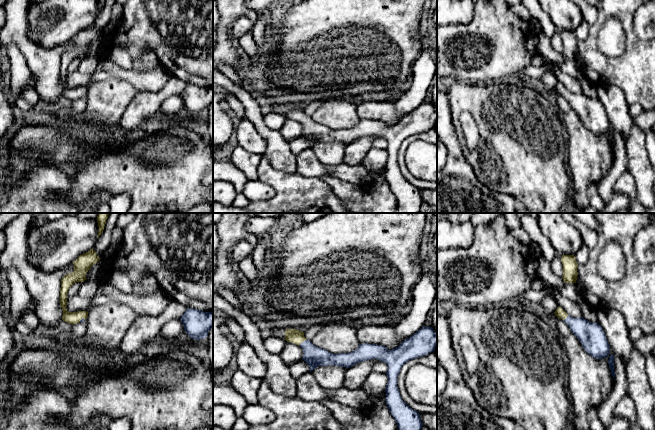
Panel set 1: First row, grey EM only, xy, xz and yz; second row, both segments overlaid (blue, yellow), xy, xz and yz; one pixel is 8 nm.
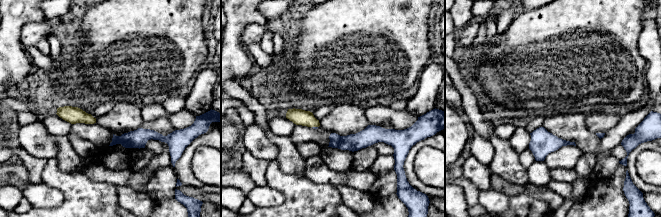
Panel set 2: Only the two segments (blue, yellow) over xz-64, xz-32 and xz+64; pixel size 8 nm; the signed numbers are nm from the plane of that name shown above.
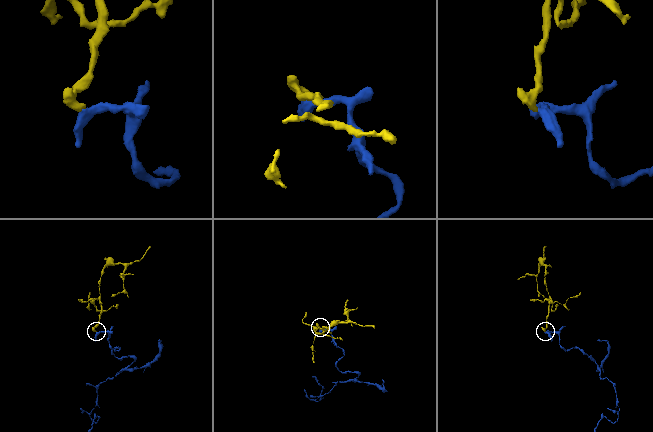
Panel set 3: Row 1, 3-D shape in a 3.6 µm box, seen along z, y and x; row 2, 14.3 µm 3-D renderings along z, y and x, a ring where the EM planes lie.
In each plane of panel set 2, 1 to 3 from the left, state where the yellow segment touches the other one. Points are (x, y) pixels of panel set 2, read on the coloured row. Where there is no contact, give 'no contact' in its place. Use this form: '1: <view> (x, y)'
1: no contact
2: xz-32 (314, 127)
3: no contact

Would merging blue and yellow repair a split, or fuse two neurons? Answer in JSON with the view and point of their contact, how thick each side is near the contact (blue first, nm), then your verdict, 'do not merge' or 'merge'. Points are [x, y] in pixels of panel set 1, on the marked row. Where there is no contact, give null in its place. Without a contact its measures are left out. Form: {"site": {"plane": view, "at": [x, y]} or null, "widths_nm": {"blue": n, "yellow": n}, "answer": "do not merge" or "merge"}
{"site": {"plane": "xz", "at": [302, 342]}, "widths_nm": {"blue": 160, "yellow": 110}, "answer": "merge"}

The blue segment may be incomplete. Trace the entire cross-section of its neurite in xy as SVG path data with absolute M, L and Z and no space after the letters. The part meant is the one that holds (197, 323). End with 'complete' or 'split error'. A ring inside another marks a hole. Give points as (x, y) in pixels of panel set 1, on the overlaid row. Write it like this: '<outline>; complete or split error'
M187 308L180 318L185 332L193 339L200 340L207 337L213 327L213 312L203 312Z; complete

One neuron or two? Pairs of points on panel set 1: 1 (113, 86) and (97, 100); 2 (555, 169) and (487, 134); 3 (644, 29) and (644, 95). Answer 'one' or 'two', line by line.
1: one
2: one
3: two

